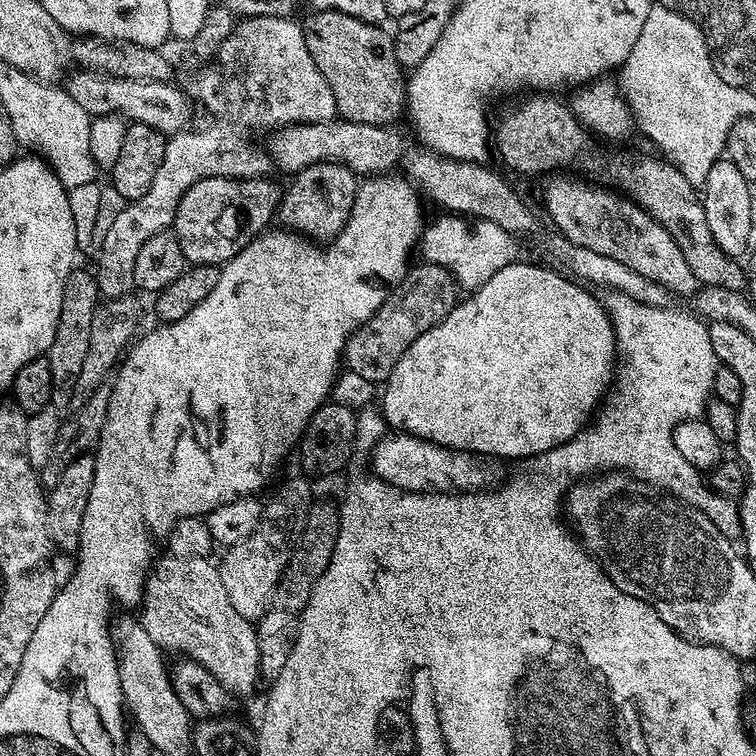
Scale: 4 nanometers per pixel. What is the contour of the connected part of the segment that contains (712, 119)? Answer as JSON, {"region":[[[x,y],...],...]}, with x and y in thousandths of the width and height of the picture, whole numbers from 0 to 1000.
{"region":[[[864,8],[860,19],[854,19],[849,45],[844,45],[844,56],[839,56],[839,66],[833,66],[823,87],[817,110],[844,175],[860,189],[869,190],[872,205],[901,226],[913,246],[926,251],[934,241],[934,230],[939,230],[939,220],[959,205],[966,167],[991,152],[992,146],[978,124],[959,116],[960,108],[948,104],[948,99],[940,97],[929,108],[918,108],[913,101],[915,93],[897,90],[897,79],[892,79],[889,69],[876,69],[886,40],[881,40],[878,24],[873,24],[873,29],[860,26],[862,21],[889,21],[892,17],[885,11]]]}

